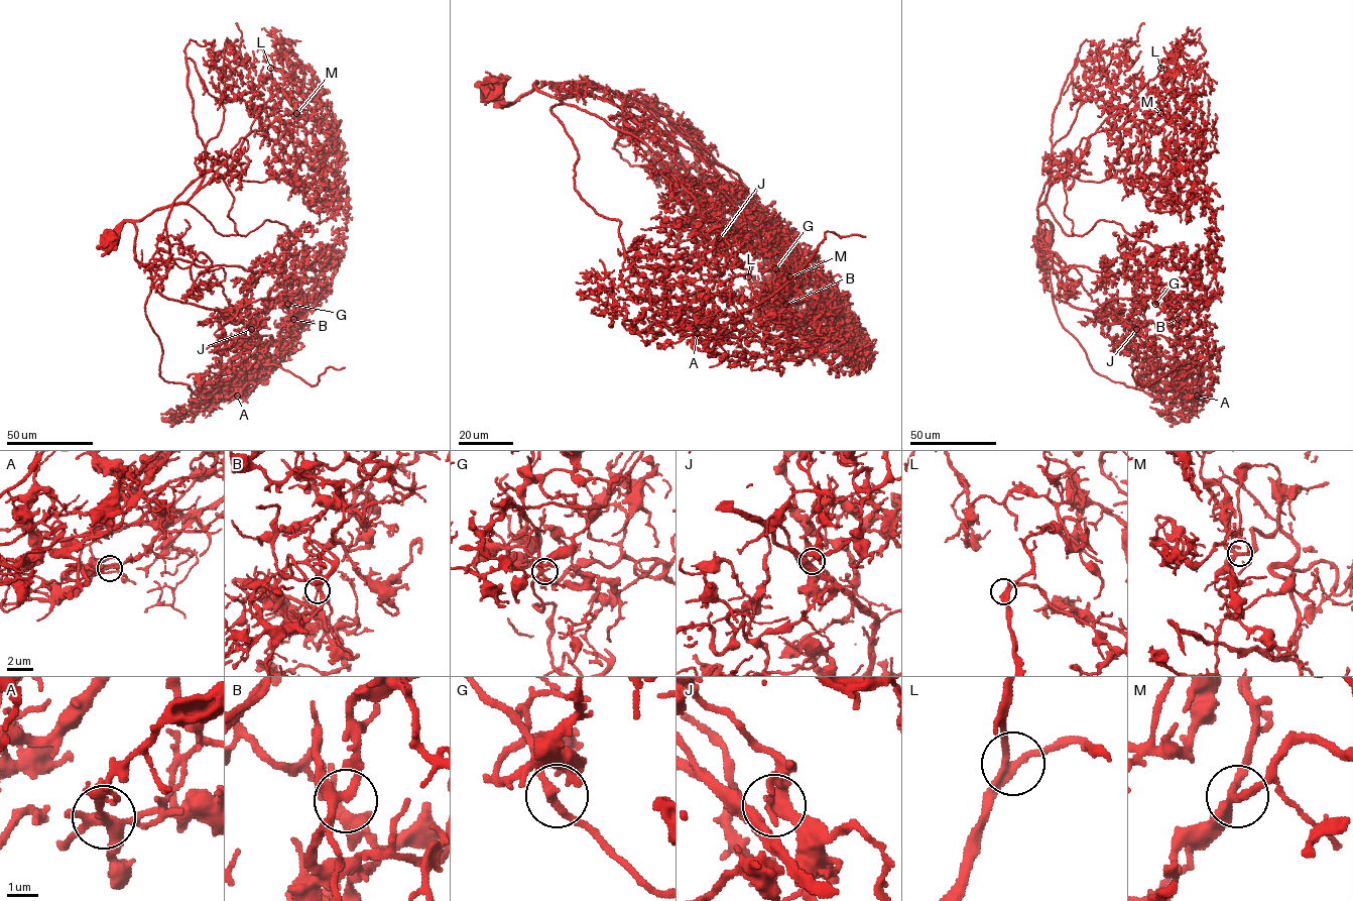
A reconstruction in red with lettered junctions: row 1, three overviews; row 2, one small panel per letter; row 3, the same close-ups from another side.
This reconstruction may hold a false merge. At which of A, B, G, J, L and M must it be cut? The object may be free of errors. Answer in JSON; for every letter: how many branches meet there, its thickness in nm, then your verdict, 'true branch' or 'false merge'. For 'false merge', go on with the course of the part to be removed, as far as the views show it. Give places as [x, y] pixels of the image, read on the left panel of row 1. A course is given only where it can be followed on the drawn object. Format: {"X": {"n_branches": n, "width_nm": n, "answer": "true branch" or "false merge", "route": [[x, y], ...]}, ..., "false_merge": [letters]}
{"A": {"n_branches": 2, "width_nm": 200, "answer": "false merge", "route": [[238, 396], [244, 391], [242, 383], [255, 364], [278, 365], [311, 386], [315, 385], [327, 367], [344, 367]]}, "B": {"n_branches": 3, "width_nm": 240, "answer": "true branch"}, "G": {"n_branches": 3, "width_nm": 200, "answer": "true branch"}, "J": {"n_branches": 3, "width_nm": 260, "answer": "true branch"}, "L": {"n_branches": 3, "width_nm": 280, "answer": "true branch"}, "M": {"n_branches": 3, "width_nm": 240, "answer": "true branch"}, "false_merge": ["A"]}

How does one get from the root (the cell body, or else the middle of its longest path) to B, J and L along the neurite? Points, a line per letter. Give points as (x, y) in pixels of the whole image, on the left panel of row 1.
B: (112, 242), (114, 233), (131, 221), (135, 258), (168, 299), (226, 311), (283, 295), (293, 319)
J: (112, 242), (114, 233), (131, 221), (135, 258), (150, 271), (159, 293), (216, 309), (251, 329)
L: (112, 242), (125, 221), (169, 206), (194, 180), (223, 164), (270, 96), (270, 68)

